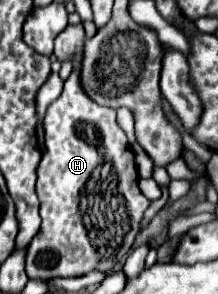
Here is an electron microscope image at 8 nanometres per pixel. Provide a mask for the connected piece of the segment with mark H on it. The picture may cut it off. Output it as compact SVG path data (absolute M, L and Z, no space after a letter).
M70 24L54 40L54 54L60 62L72 64L72 74L64 82L64 90L58 100L54 100L44 118L44 146L46 154L38 166L36 194L40 198L40 216L42 226L38 236L30 242L26 250L26 274L28 278L74 278L84 276L92 270L104 274L114 268L122 268L126 256L130 254L134 240L140 232L140 222L144 212L150 208L150 200L138 188L138 172L134 164L134 152L128 146L128 138L116 120L116 110L100 106L84 94L80 86L80 58L84 56L84 26Z

